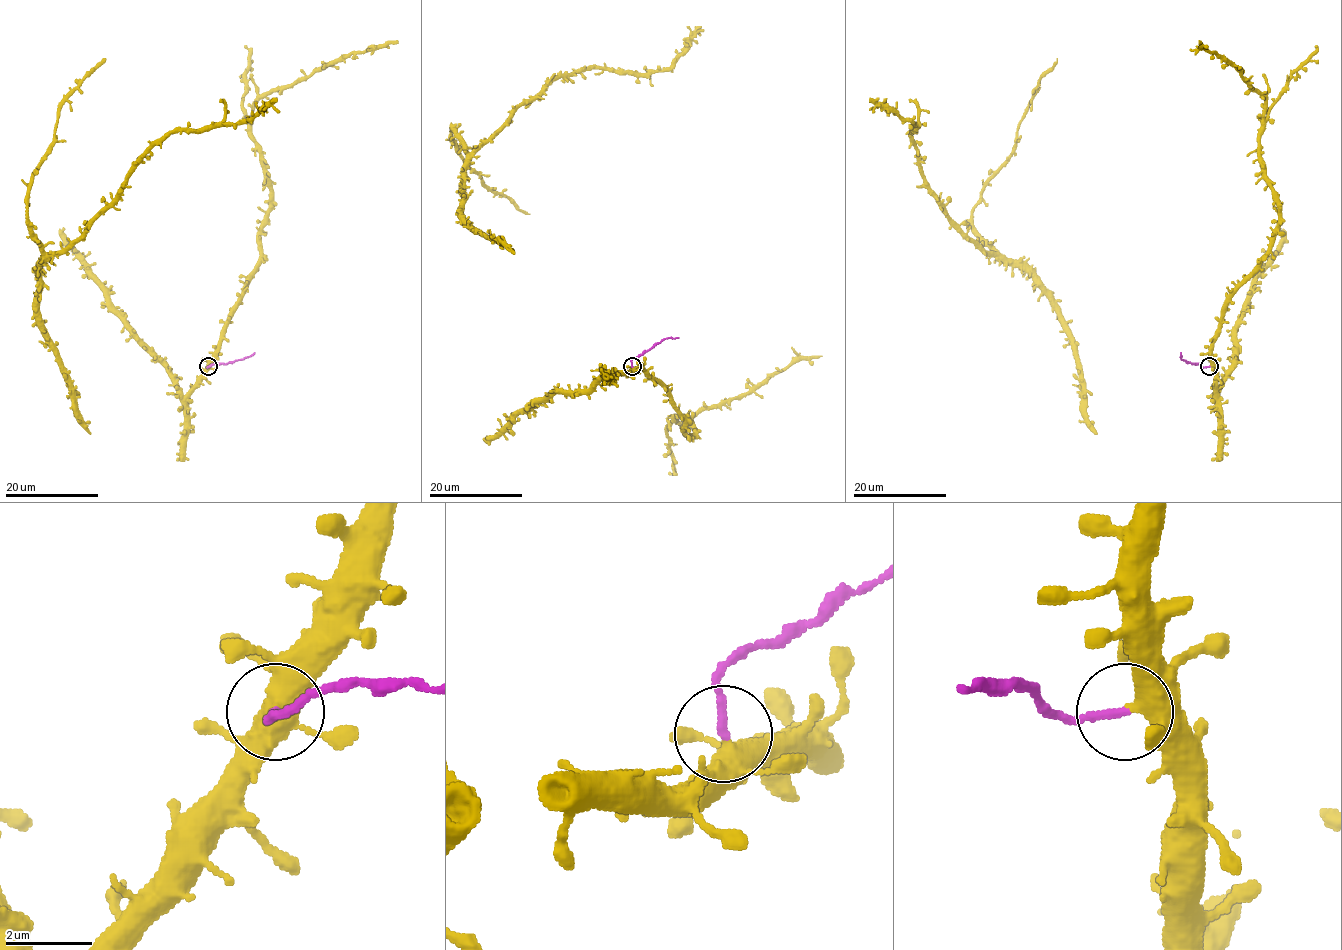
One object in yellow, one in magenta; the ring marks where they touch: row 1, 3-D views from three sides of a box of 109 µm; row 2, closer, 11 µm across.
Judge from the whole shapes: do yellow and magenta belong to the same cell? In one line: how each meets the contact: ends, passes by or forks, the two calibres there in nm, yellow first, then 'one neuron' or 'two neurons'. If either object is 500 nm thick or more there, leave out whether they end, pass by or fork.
yellow passes by | magenta ends | 400/200 nm | two neurons

